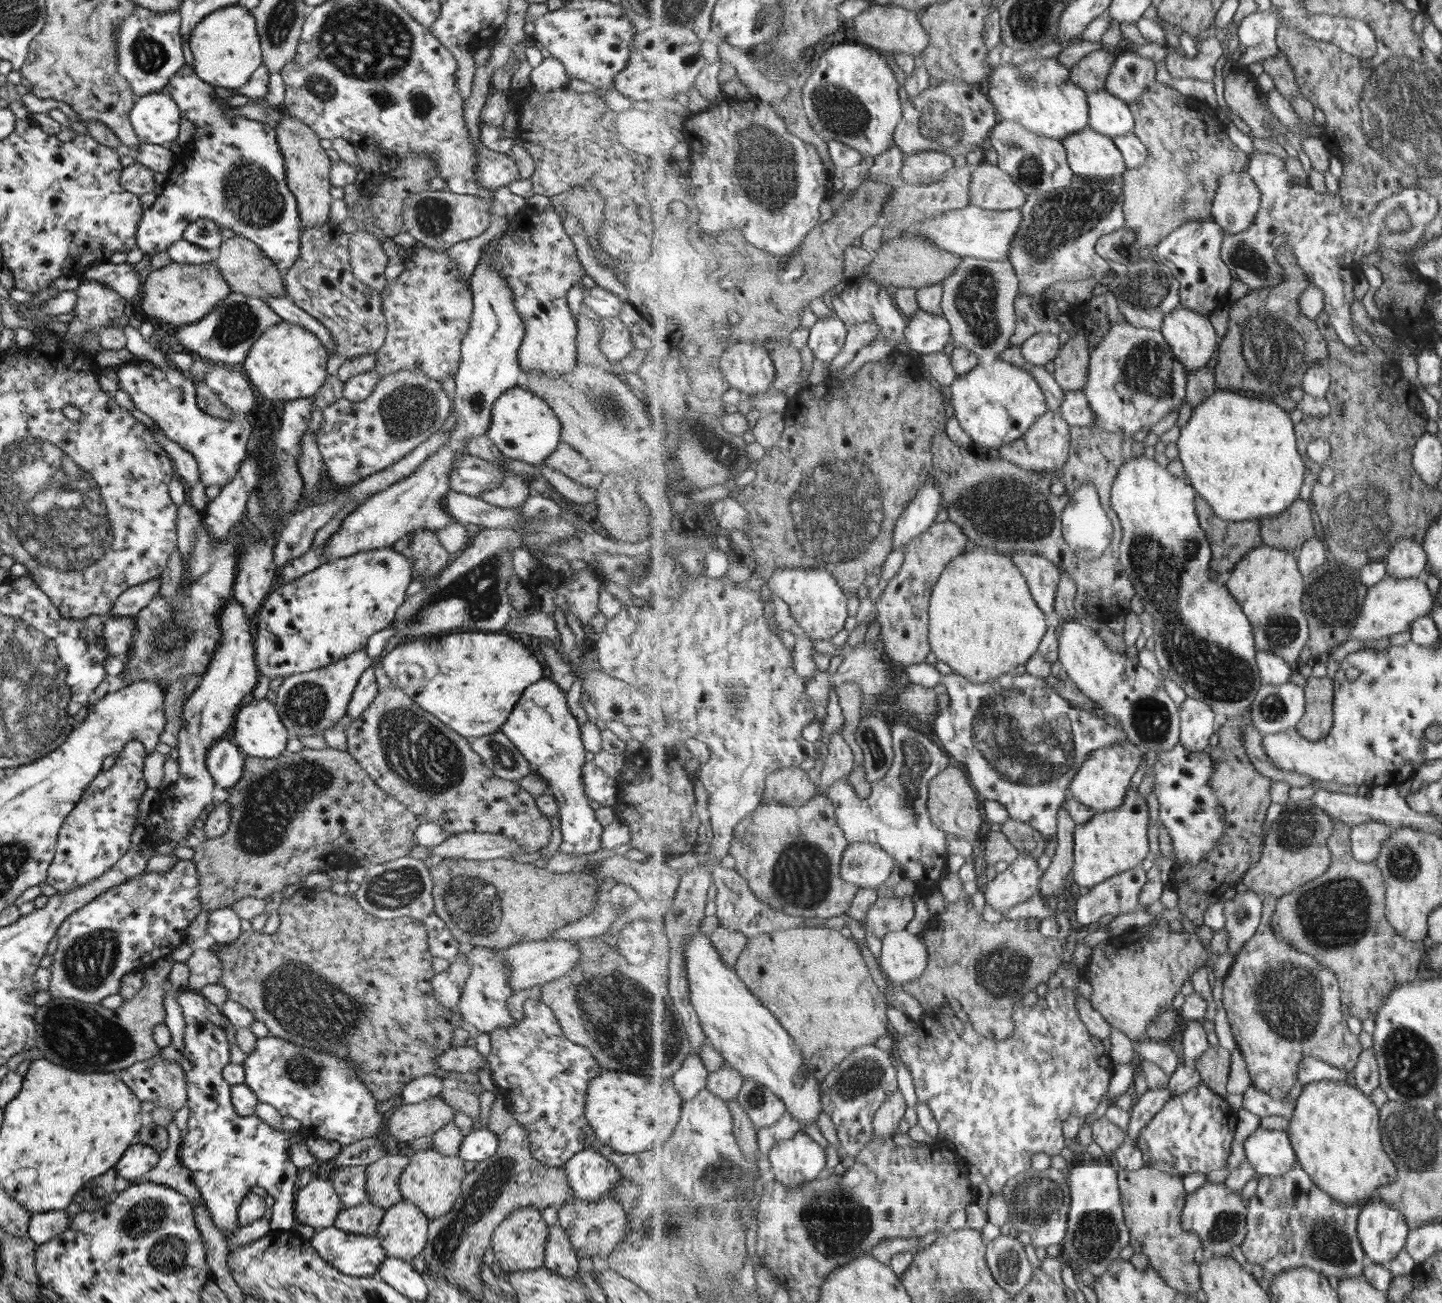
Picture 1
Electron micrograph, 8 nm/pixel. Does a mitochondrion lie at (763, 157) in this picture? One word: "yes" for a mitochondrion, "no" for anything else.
yes

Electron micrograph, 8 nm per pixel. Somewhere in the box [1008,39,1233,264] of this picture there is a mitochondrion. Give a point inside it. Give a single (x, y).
(1027, 79)

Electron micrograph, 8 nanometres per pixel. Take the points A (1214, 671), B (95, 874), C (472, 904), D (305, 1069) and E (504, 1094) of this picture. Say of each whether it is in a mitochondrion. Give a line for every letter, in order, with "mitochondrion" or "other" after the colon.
A: mitochondrion
B: other
C: mitochondrion
D: mitochondrion
E: other

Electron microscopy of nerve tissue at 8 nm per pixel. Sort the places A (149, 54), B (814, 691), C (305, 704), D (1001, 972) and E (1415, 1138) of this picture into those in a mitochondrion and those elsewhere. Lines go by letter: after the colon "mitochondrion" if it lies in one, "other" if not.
A: mitochondrion
B: other
C: mitochondrion
D: mitochondrion
E: mitochondrion

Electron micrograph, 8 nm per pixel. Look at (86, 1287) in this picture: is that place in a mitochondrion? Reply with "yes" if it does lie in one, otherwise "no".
no

